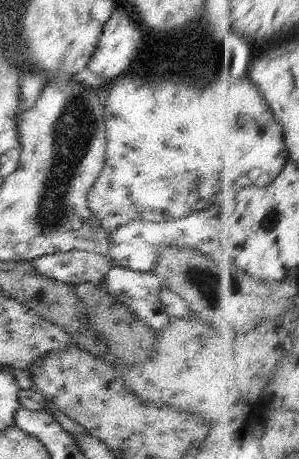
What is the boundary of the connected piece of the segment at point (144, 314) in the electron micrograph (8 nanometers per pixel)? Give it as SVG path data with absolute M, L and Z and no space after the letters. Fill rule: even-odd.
M114 268L104 276L104 288L117 303L123 303L137 318L154 330L166 328L171 319L159 300L163 279L153 272L132 272L130 268Z

